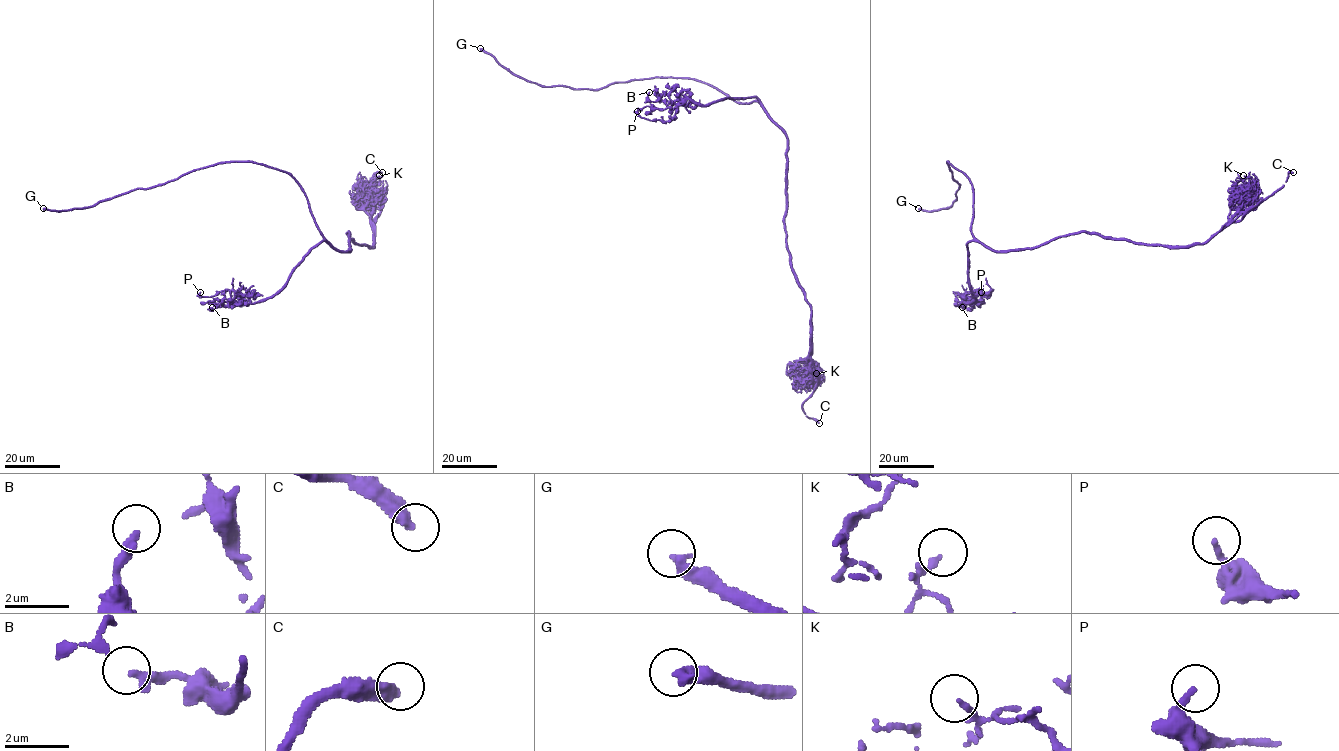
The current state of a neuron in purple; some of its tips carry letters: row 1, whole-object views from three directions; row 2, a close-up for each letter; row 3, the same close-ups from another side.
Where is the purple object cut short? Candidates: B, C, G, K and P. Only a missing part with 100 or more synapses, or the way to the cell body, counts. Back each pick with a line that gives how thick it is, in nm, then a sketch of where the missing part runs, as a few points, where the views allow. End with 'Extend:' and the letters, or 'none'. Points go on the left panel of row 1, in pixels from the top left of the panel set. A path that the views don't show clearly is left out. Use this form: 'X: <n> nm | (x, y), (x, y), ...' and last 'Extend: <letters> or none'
C: 420 nm | (382, 172), (372, 174), (383, 163), (385, 152)
G: 380 nm
Extend: C, G

